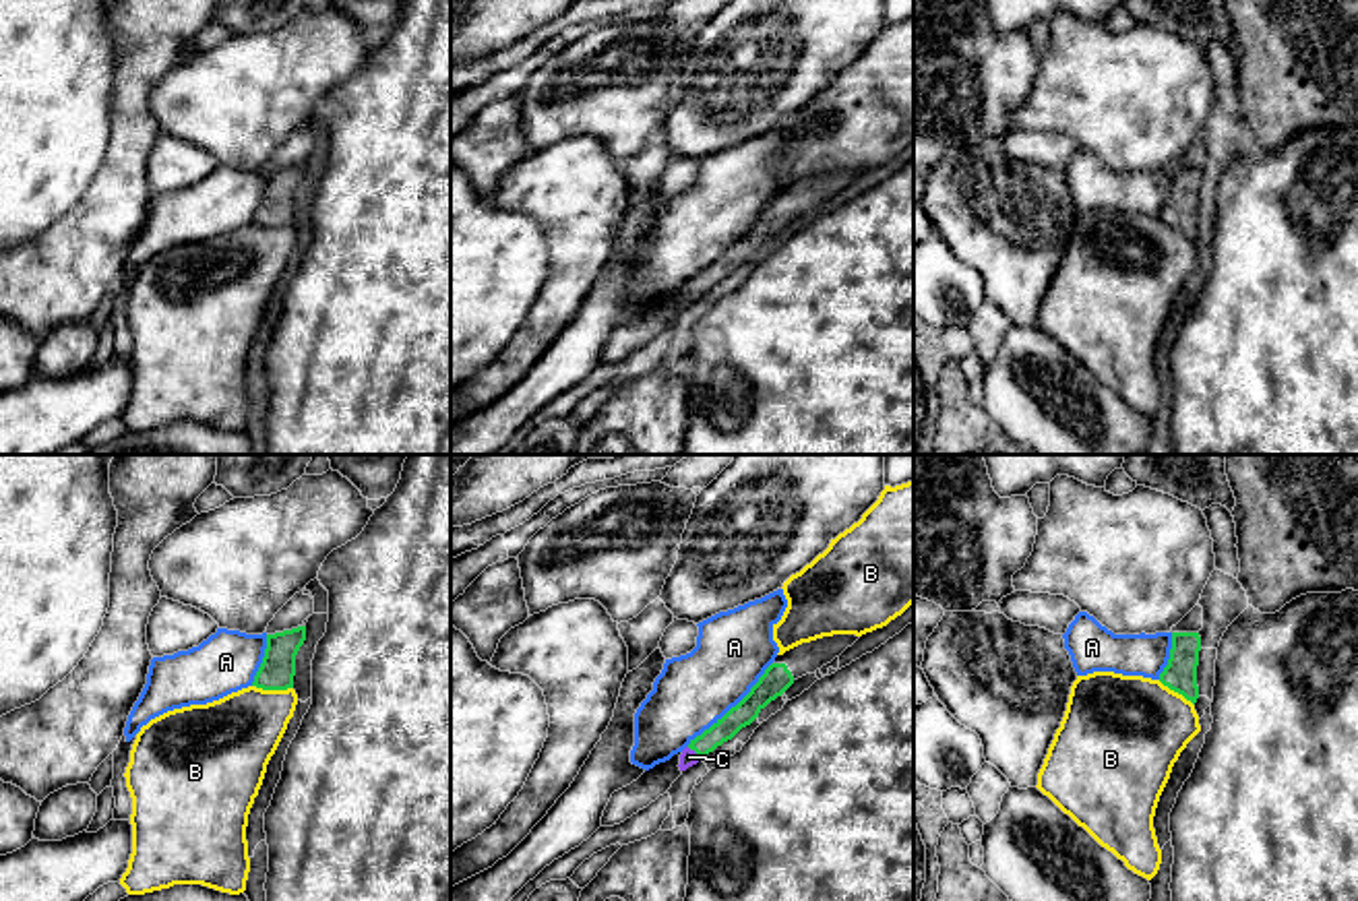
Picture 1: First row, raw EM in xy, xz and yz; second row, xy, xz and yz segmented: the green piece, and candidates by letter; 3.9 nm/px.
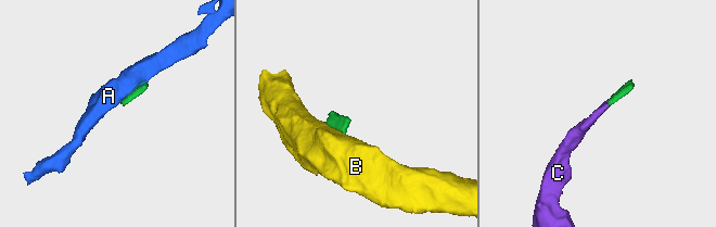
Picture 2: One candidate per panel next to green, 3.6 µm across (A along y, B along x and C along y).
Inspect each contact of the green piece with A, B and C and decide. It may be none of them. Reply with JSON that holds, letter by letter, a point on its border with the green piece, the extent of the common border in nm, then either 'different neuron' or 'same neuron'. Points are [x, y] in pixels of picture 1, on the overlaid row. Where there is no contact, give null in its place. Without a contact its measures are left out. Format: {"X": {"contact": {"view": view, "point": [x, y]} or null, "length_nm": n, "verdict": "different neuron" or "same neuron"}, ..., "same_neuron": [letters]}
{"A": {"contact": {"view": "xz", "point": [732, 707]}, "length_nm": 460, "verdict": "different neuron"}, "B": {"contact": {"view": "xy", "point": [273, 689]}, "length_nm": 160, "verdict": "different neuron"}, "C": {"contact": {"view": "xz", "point": [695, 751]}, "length_nm": 80, "verdict": "same neuron"}, "same_neuron": ["C"]}

